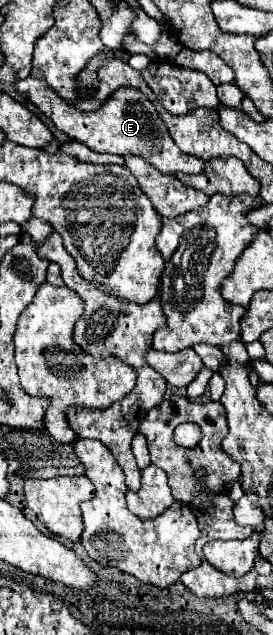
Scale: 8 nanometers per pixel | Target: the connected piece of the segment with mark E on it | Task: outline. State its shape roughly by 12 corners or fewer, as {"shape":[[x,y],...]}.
{"shape":[[44,78],[16,82],[68,138],[92,152],[136,154],[166,174],[202,172],[156,106],[122,86],[94,112]]}

